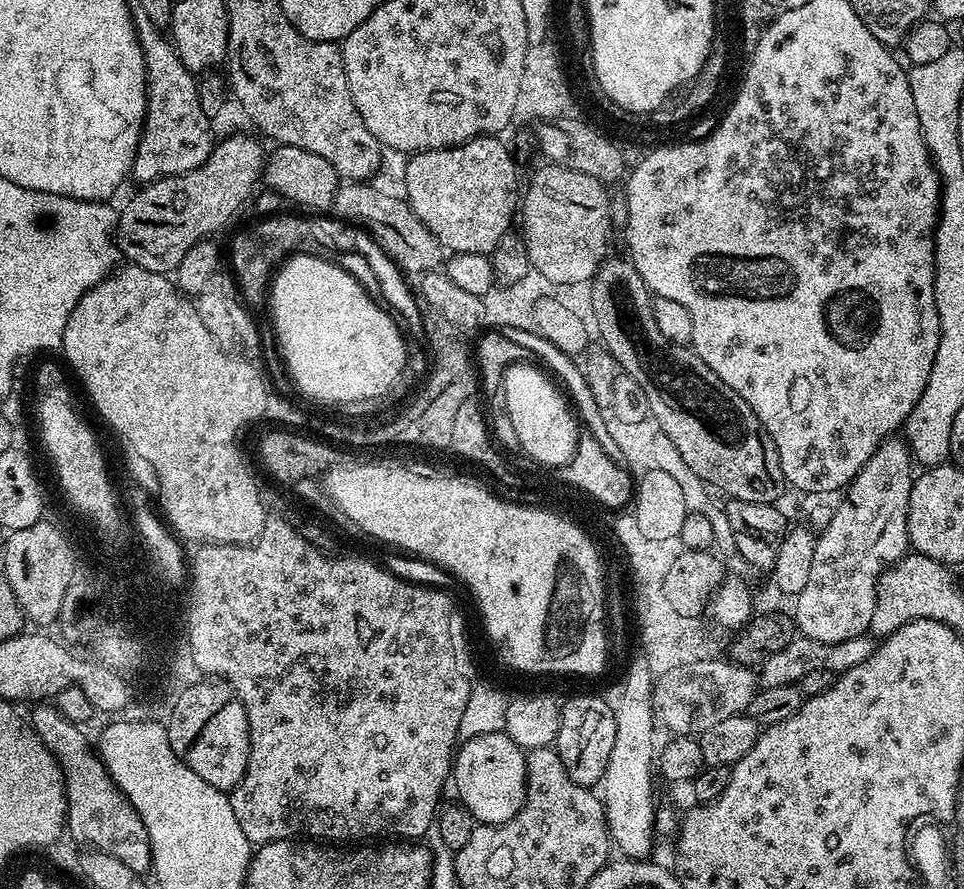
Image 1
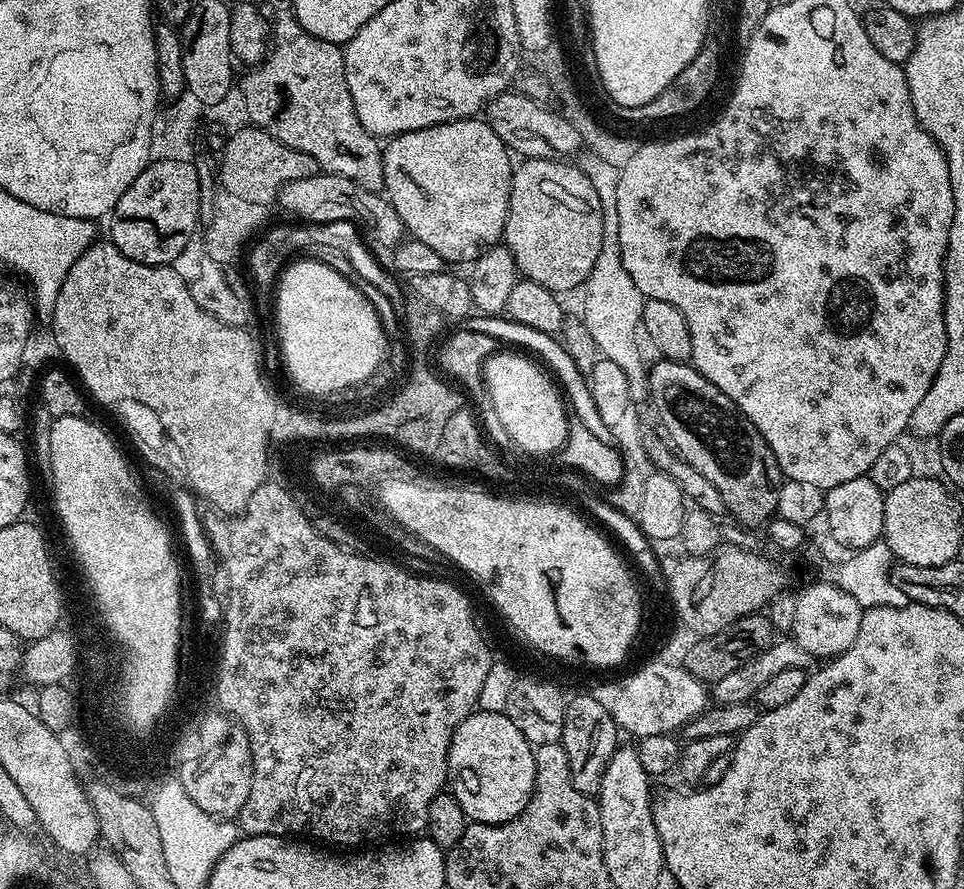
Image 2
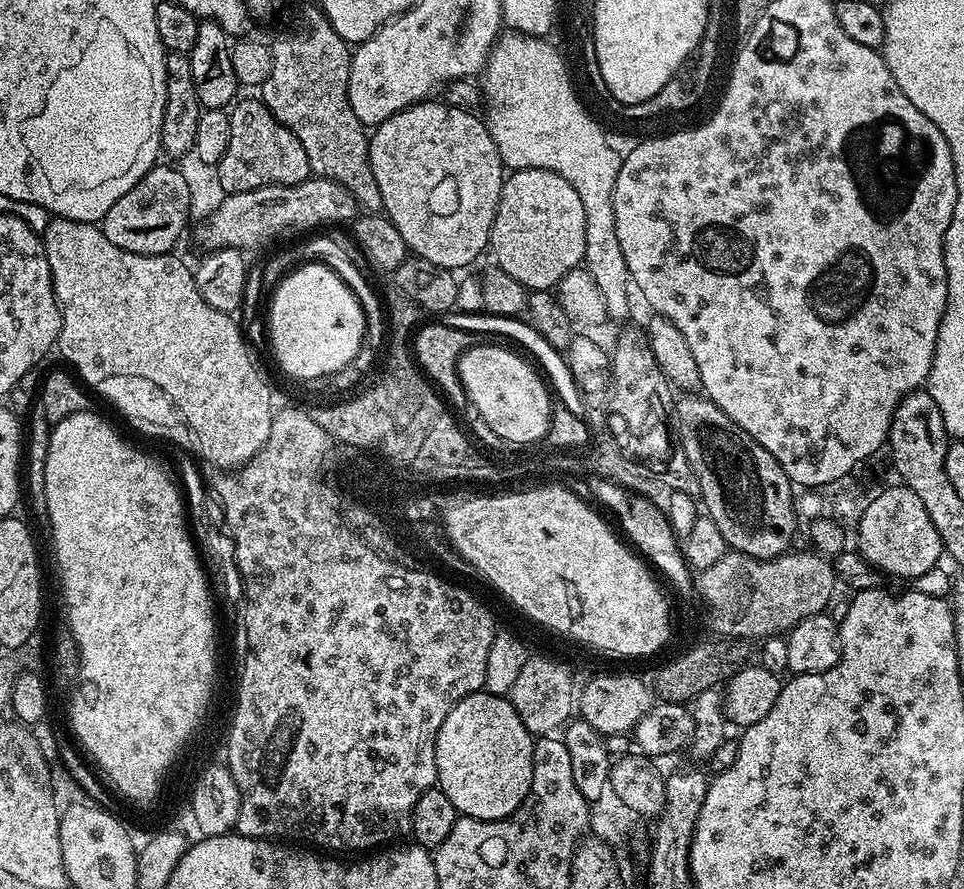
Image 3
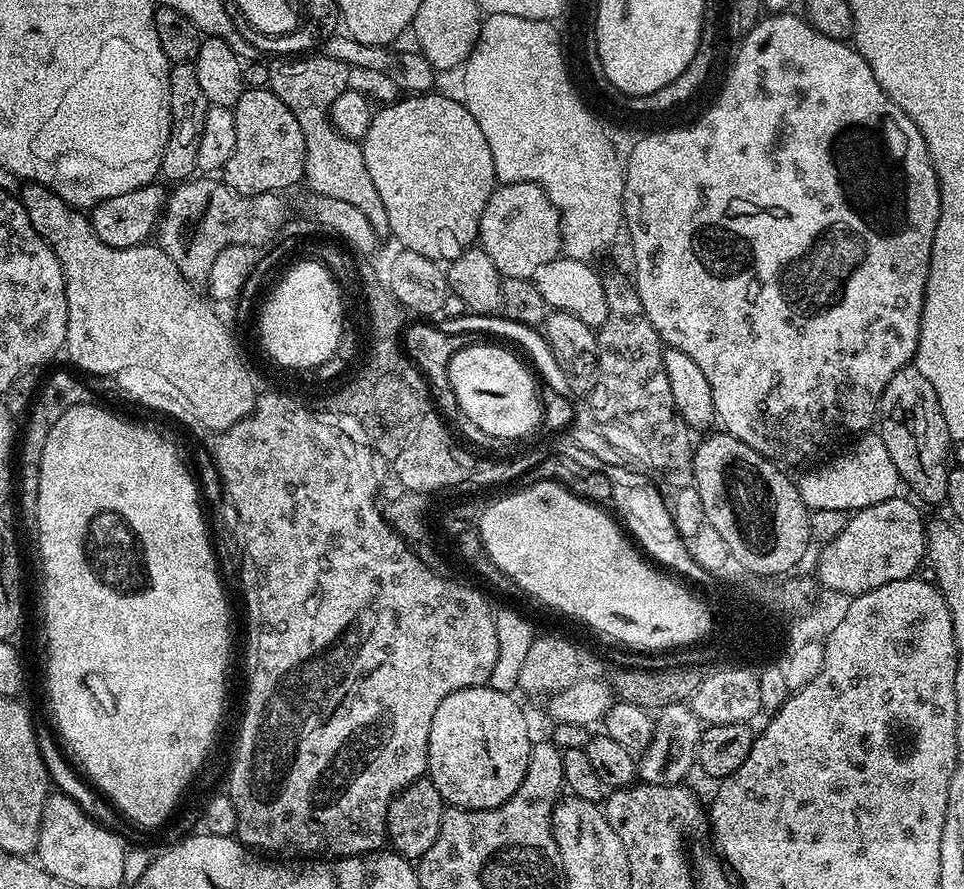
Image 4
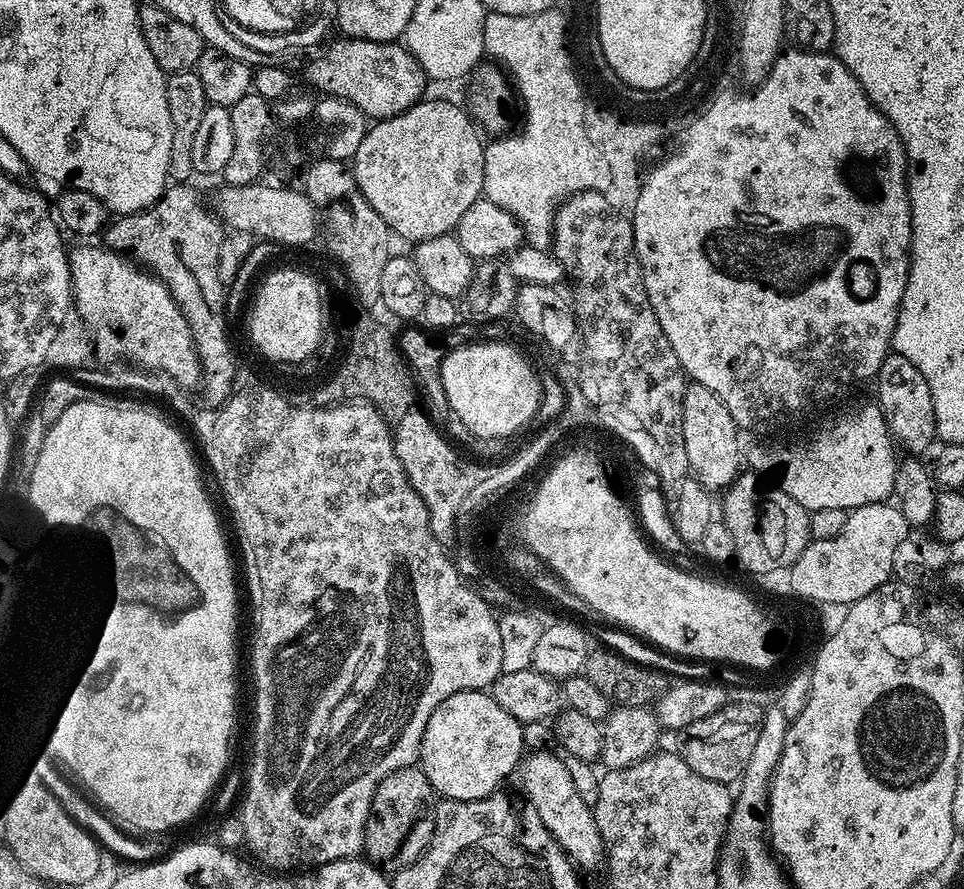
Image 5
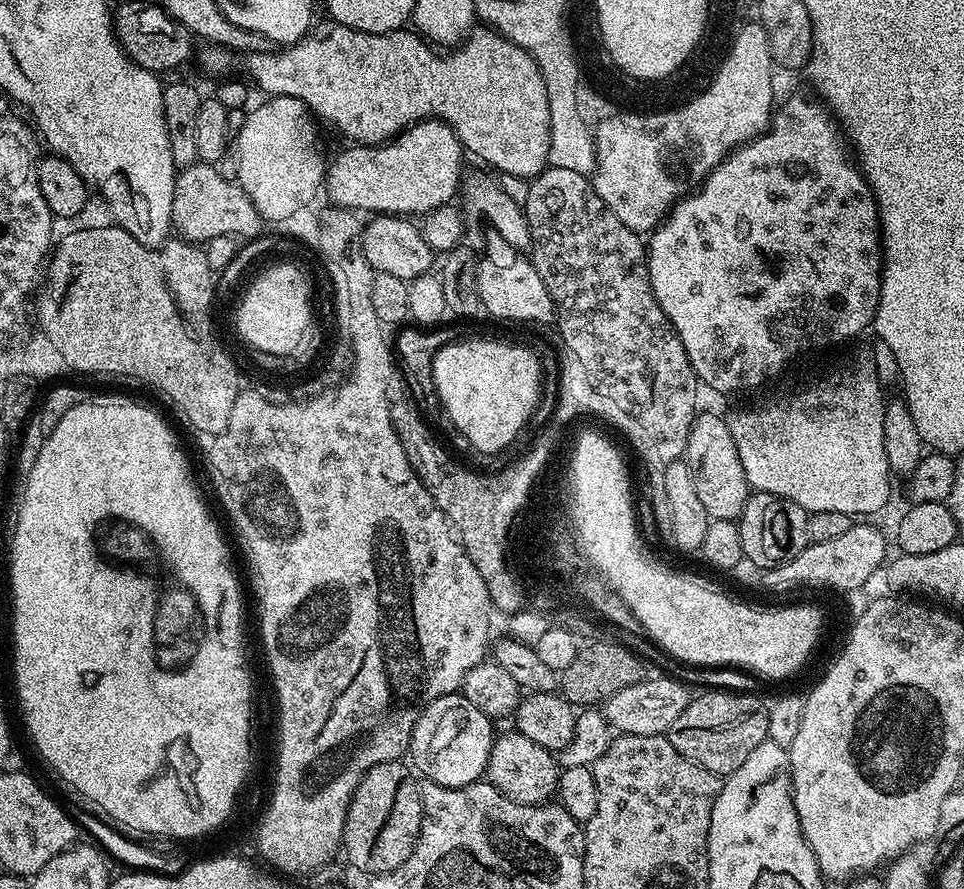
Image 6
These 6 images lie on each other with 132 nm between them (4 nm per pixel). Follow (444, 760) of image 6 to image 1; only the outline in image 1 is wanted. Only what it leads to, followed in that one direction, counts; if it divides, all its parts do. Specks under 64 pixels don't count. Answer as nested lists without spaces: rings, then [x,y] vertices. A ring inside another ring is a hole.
[[[508,733],[482,734],[478,738],[463,741],[454,757],[454,784],[459,803],[481,824],[505,824],[518,810],[522,810],[528,775],[526,752],[519,748]]]

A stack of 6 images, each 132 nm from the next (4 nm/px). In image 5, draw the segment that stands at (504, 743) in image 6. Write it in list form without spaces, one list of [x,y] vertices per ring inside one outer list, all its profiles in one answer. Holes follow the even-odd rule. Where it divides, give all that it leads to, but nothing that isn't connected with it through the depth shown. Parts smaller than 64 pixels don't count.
[[[529,751],[523,757],[518,768],[518,777],[524,783],[524,792],[528,795],[527,803],[542,818],[542,826],[558,842],[558,846],[568,856],[569,860],[576,865],[581,873],[592,872],[596,867],[605,863],[604,843],[602,834],[598,834],[596,819],[592,813],[593,805],[582,802],[582,797],[578,795],[578,789],[574,787],[574,781],[570,778],[570,770],[566,770],[566,759],[563,755],[555,756],[552,752],[532,752]]]

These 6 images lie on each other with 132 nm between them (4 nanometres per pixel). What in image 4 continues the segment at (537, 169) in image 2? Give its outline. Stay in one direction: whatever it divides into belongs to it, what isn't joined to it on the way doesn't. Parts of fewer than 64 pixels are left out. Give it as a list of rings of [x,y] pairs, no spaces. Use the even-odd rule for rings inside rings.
[[[530,182],[500,184],[490,194],[490,202],[486,202],[486,210],[482,210],[478,244],[486,254],[490,254],[490,262],[494,262],[501,277],[530,280],[536,270],[561,255],[560,212],[550,202],[550,198],[544,193],[542,186]]]

